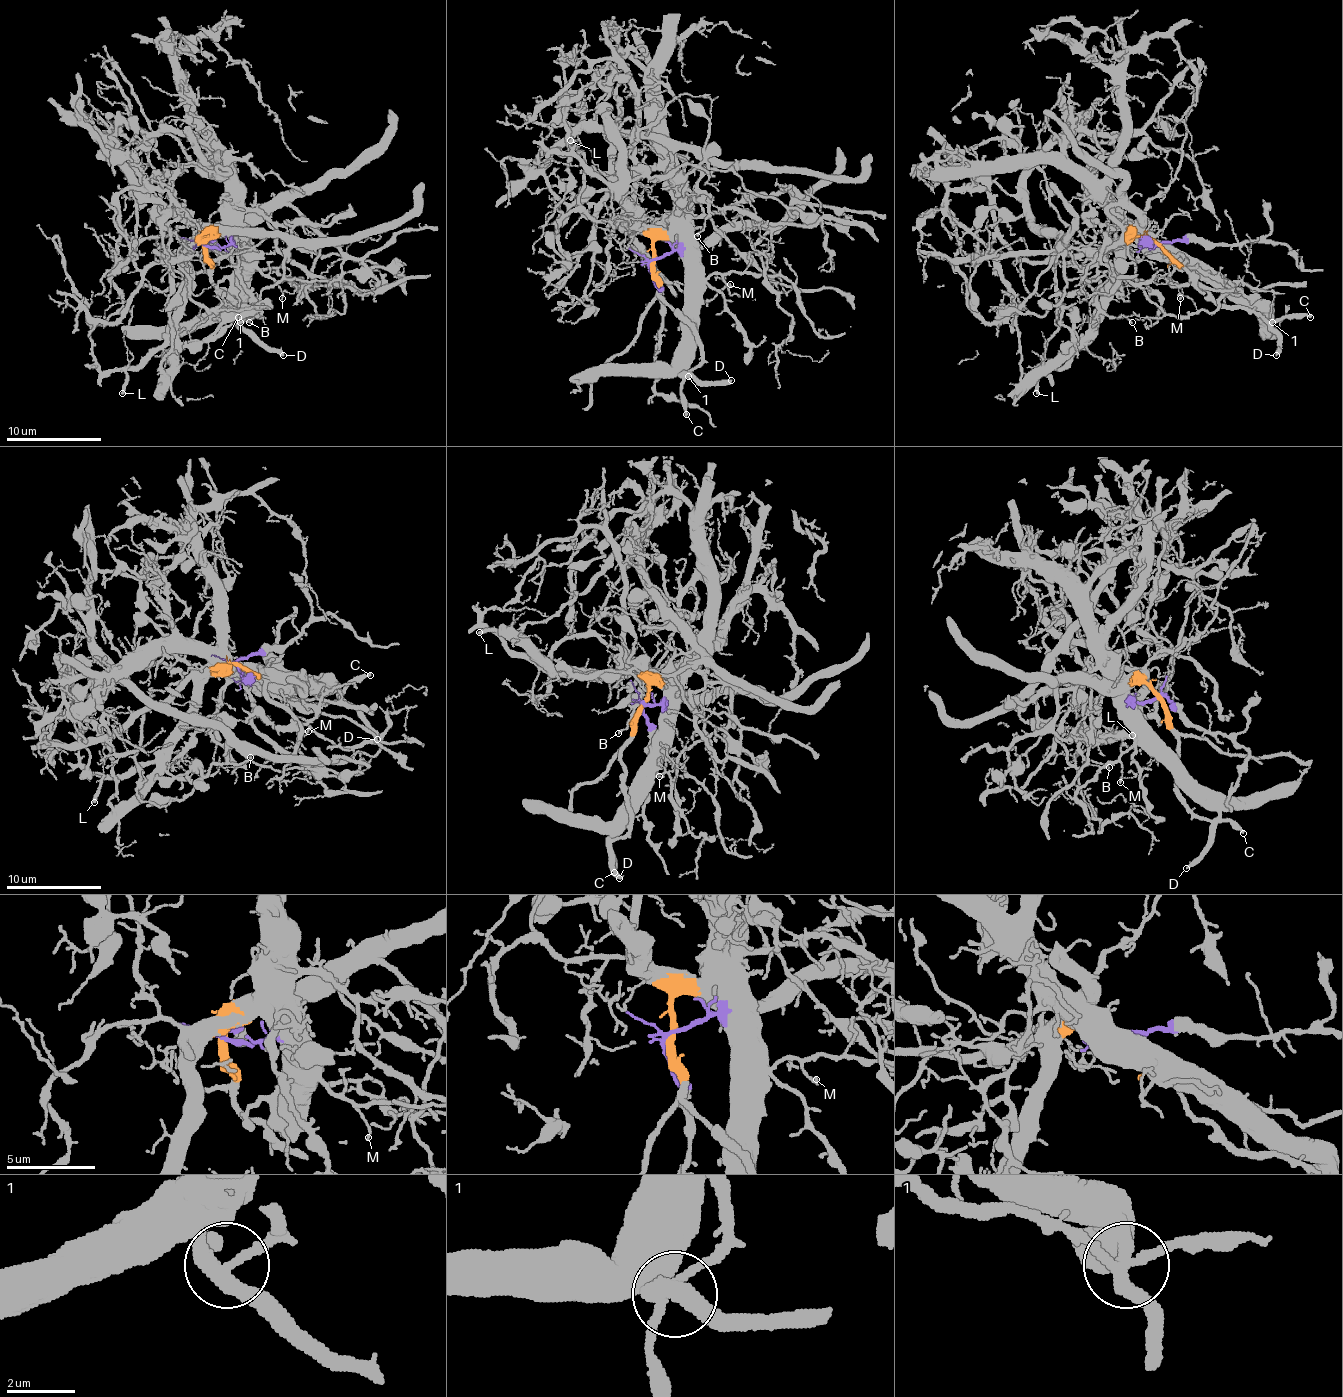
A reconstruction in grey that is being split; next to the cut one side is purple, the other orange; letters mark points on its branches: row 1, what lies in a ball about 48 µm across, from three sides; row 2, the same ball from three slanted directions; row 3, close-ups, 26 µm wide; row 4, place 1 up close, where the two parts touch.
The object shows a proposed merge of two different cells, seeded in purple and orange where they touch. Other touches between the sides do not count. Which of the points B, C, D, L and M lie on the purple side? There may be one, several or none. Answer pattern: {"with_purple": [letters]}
{"with_purple": ["B", "D", "M"]}

